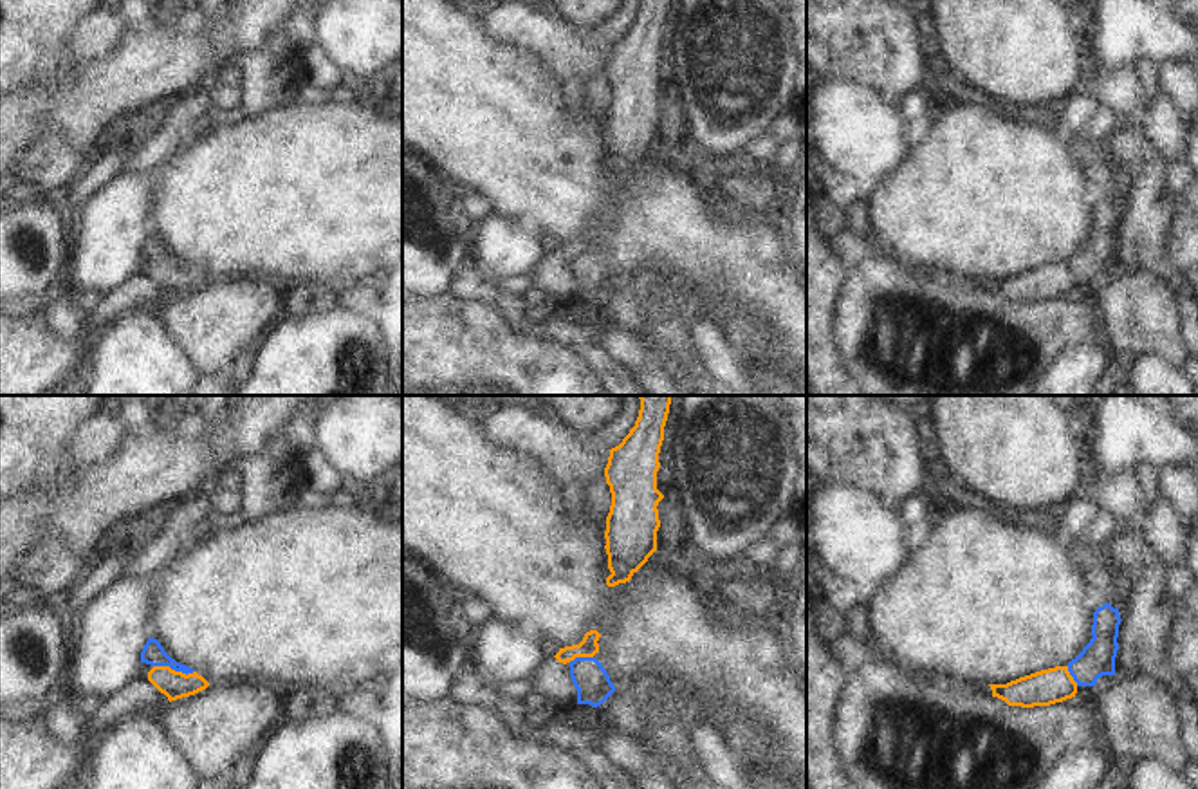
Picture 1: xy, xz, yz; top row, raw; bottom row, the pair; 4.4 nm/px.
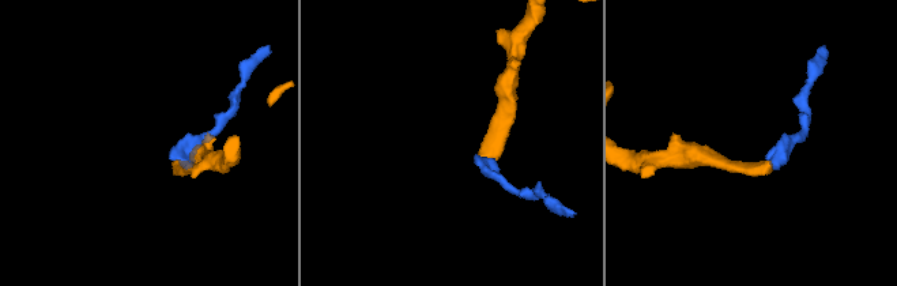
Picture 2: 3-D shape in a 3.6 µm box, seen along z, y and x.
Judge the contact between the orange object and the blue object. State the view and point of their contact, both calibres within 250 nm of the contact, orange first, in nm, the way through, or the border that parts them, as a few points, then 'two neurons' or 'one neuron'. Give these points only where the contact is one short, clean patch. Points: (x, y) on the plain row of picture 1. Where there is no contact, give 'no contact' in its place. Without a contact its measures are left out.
xy (174, 266) | 130/100 nm | along xy (154, 260), (168, 260), (186, 269), (193, 268) | two neurons

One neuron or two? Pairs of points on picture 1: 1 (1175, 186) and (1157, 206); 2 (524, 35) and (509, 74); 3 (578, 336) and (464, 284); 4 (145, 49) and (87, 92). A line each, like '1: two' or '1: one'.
1: two
2: two
3: one
4: one

